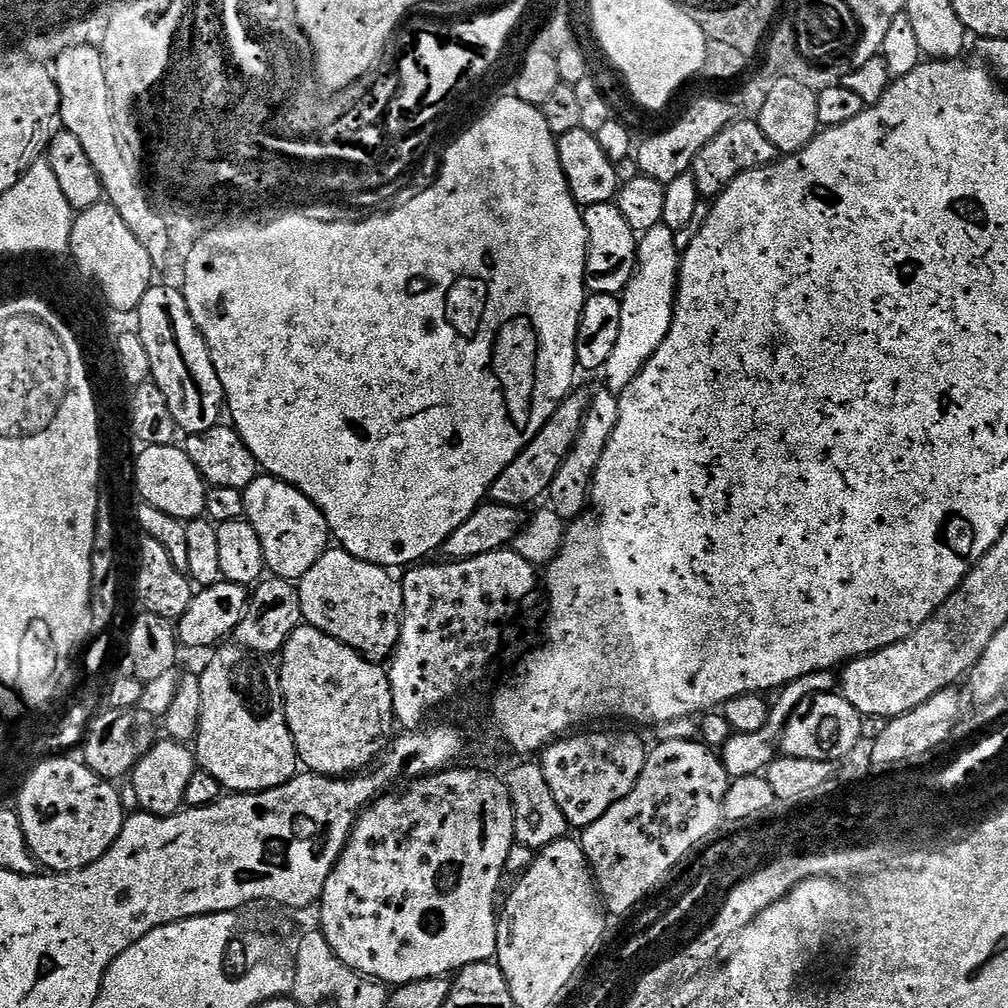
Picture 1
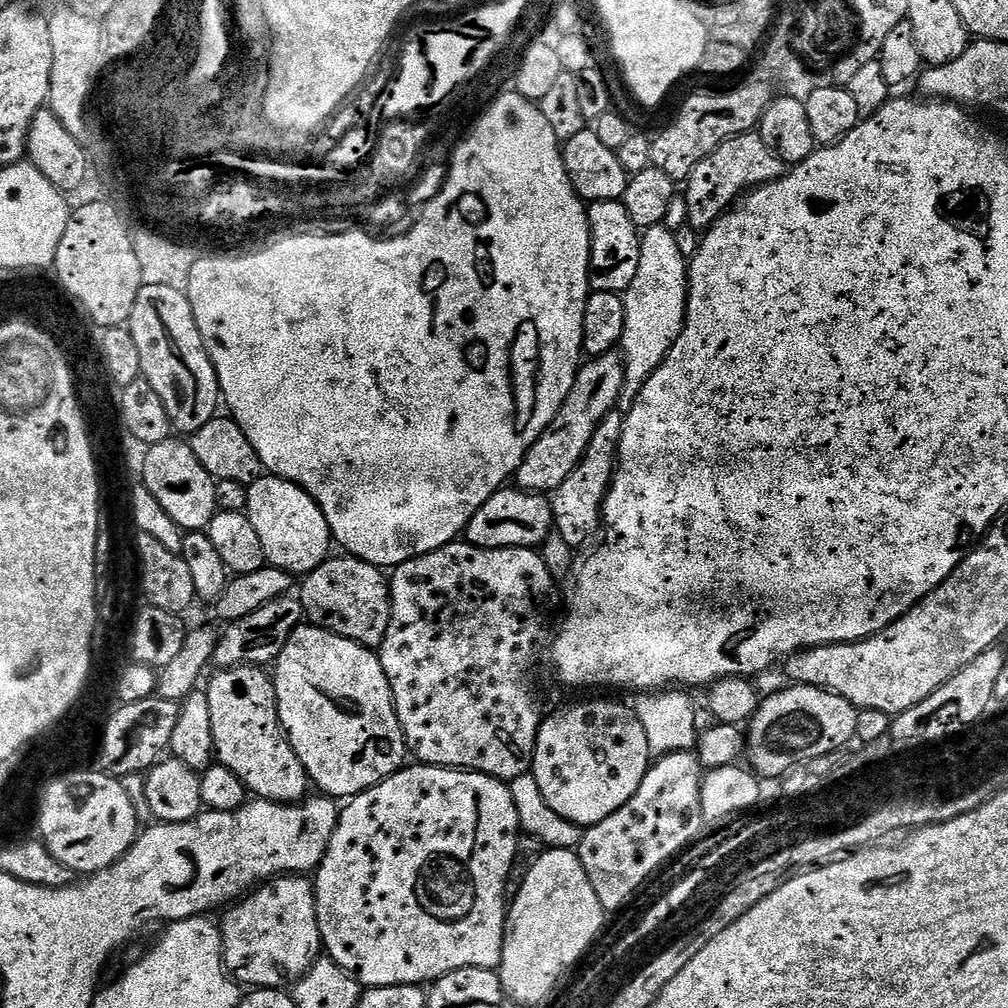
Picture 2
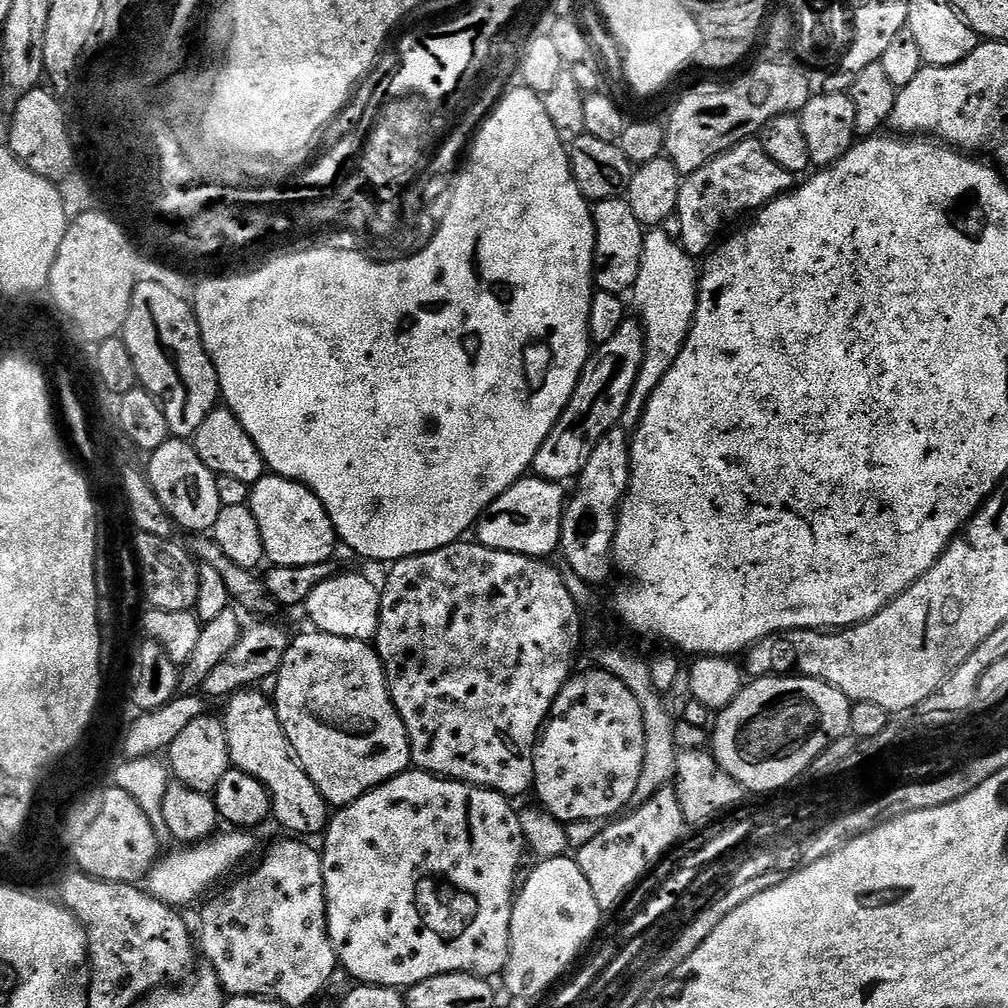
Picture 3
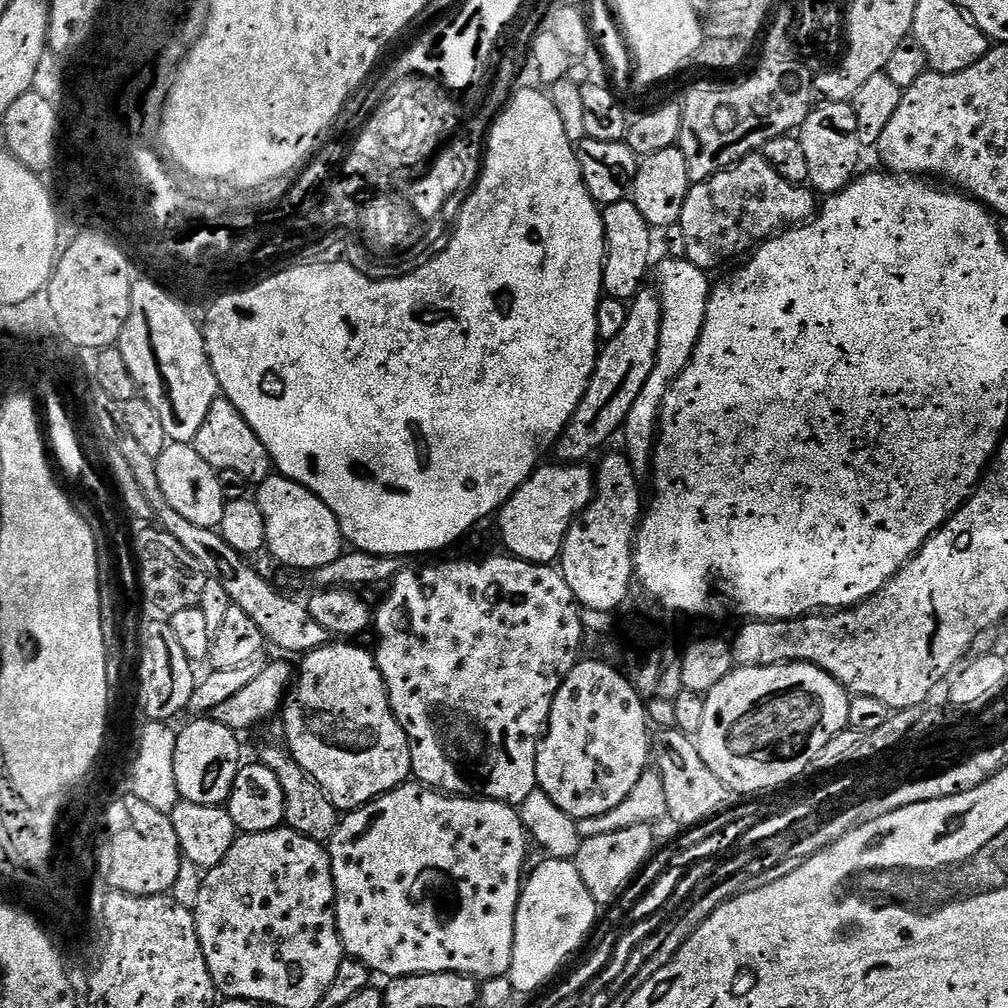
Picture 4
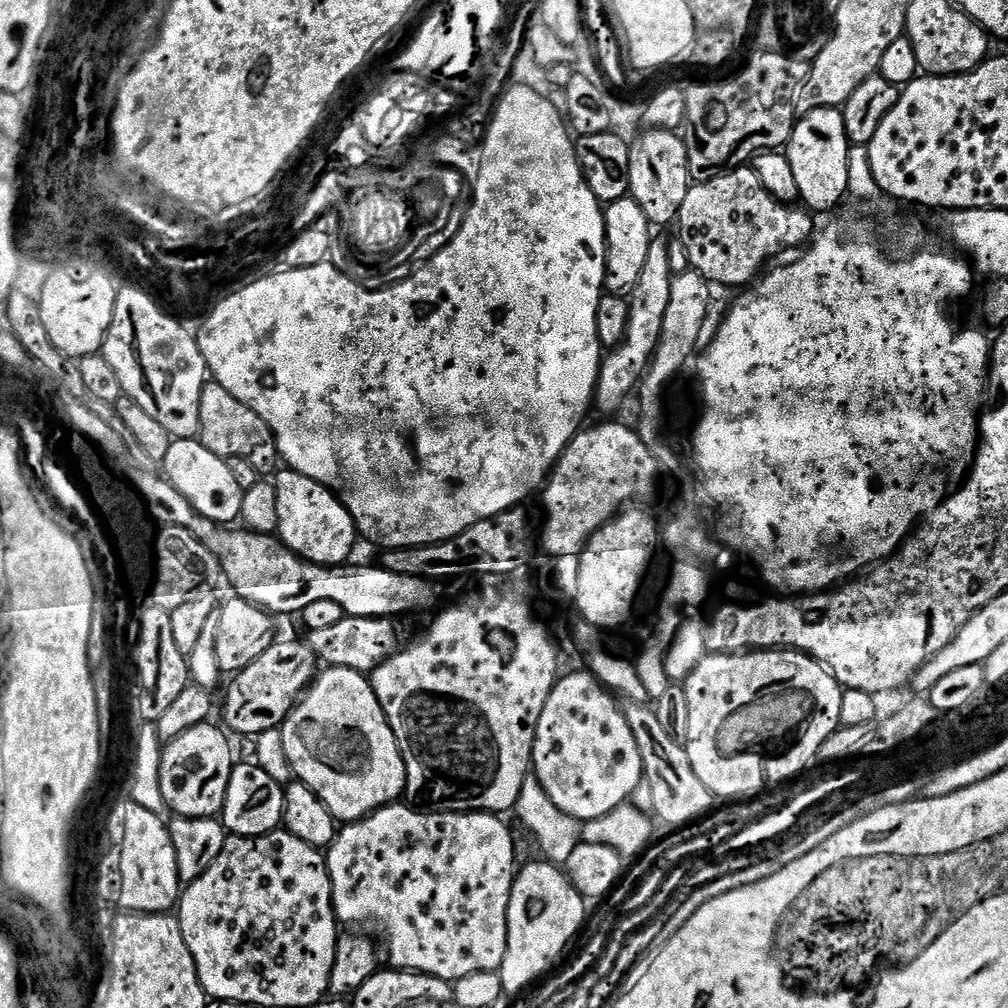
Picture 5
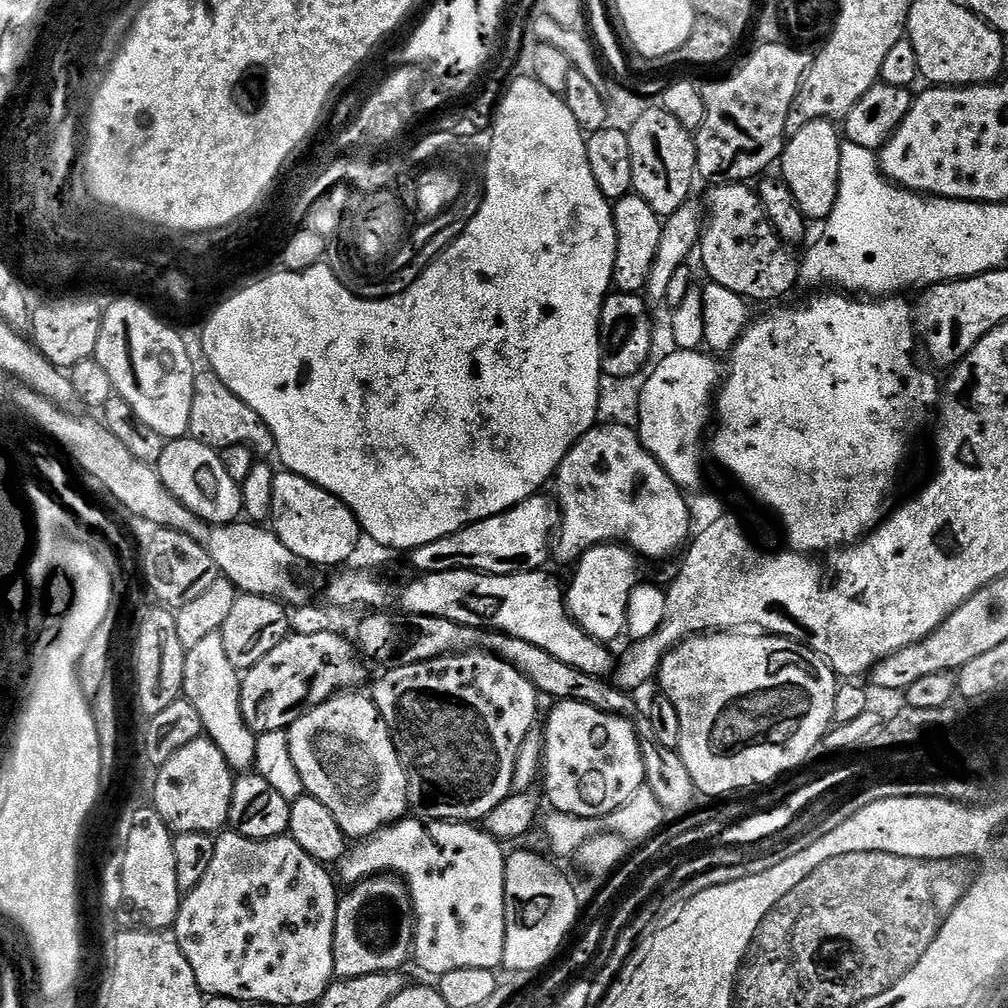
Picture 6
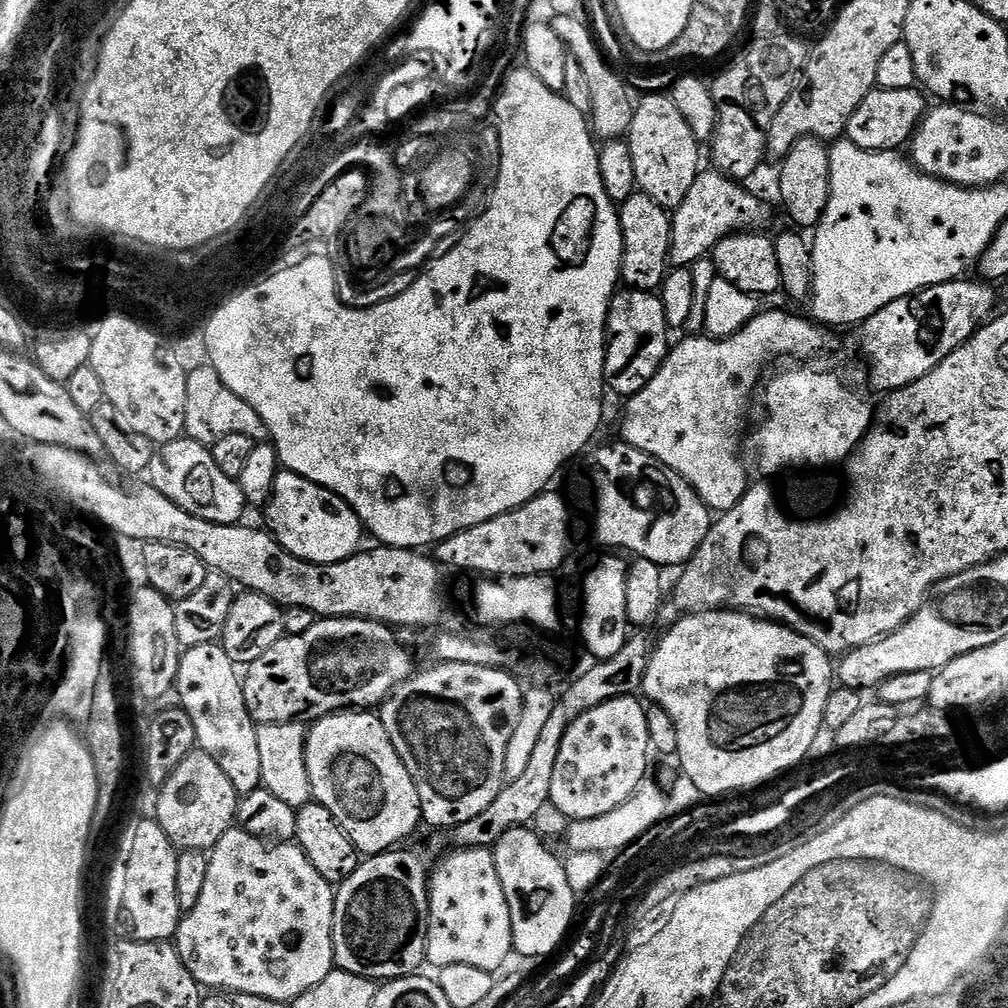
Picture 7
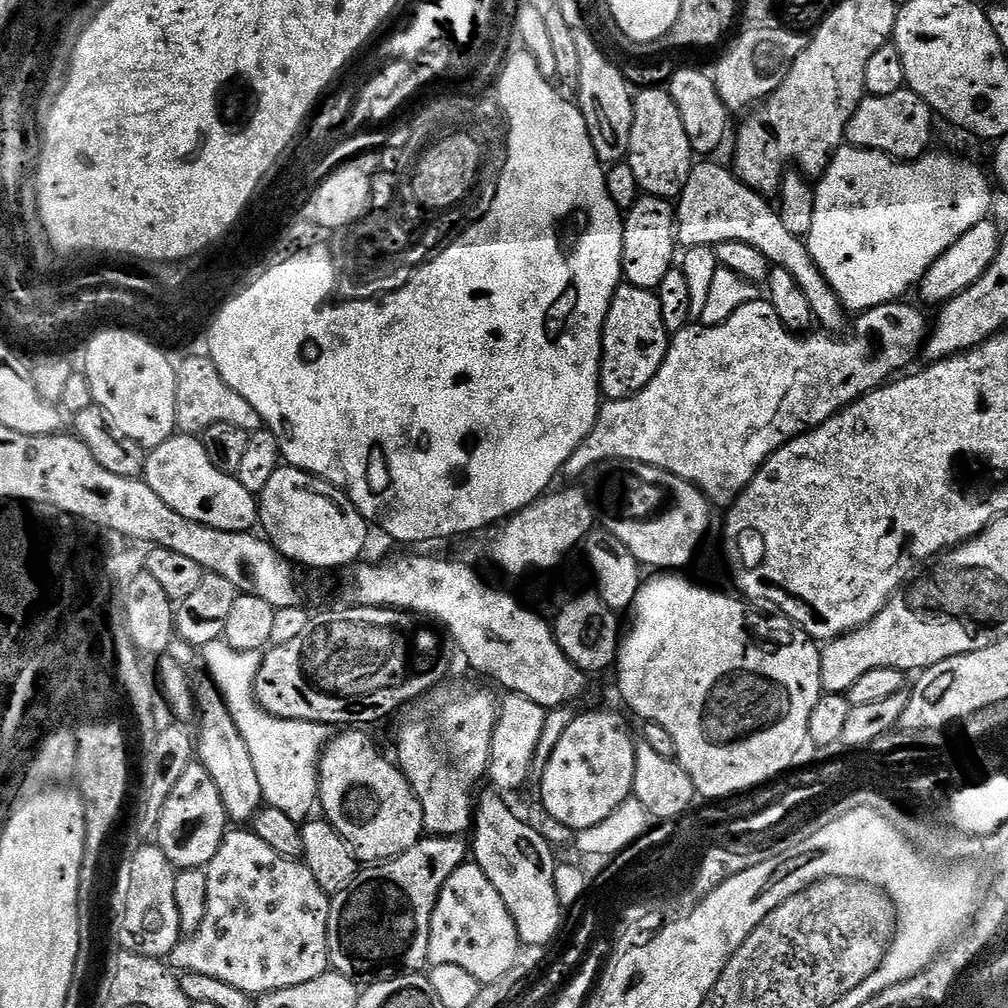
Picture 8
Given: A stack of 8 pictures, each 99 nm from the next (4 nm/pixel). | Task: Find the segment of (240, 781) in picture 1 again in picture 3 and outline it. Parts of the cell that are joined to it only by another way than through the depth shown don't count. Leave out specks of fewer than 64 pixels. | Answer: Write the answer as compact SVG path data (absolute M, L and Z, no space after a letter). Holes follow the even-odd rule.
M260 690L235 693L227 701L228 709L222 713L231 767L242 769L268 787L272 794L274 820L288 831L285 833L319 837L330 823L330 805L296 757L276 713L275 703L256 691Z

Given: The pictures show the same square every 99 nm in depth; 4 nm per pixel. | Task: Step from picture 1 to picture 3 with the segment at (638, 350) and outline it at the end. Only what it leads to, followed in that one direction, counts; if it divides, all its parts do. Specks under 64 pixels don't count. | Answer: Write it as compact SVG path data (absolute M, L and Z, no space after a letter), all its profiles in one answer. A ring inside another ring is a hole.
M656 226L645 235L642 266L634 289L636 304L640 307L638 316L645 334L644 360L648 363L648 386L652 390L684 349L696 316L699 292L700 270L695 259L673 237L672 241L664 230Z

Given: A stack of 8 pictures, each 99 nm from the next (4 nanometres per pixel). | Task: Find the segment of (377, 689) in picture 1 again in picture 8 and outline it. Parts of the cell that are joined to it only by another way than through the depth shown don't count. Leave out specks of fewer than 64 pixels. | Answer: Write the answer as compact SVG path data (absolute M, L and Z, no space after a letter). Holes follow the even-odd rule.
M344 730L323 750L319 761L319 807L324 807L323 819L329 820L352 848L361 865L371 866L402 855L425 835L422 806L408 785L407 778L391 759L379 756L372 749L372 740L364 730Z

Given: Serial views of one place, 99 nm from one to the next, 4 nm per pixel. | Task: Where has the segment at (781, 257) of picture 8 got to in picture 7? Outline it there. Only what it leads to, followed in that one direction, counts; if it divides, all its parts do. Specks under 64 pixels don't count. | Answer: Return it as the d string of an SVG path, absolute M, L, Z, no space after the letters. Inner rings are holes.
M715 170L701 171L694 178L694 186L686 193L686 198L671 213L672 233L669 236L668 263L672 268L686 268L694 262L705 259L722 238L737 232L750 232L763 229L763 224L768 220L768 208L752 192L744 189L743 183L731 180L729 176Z

